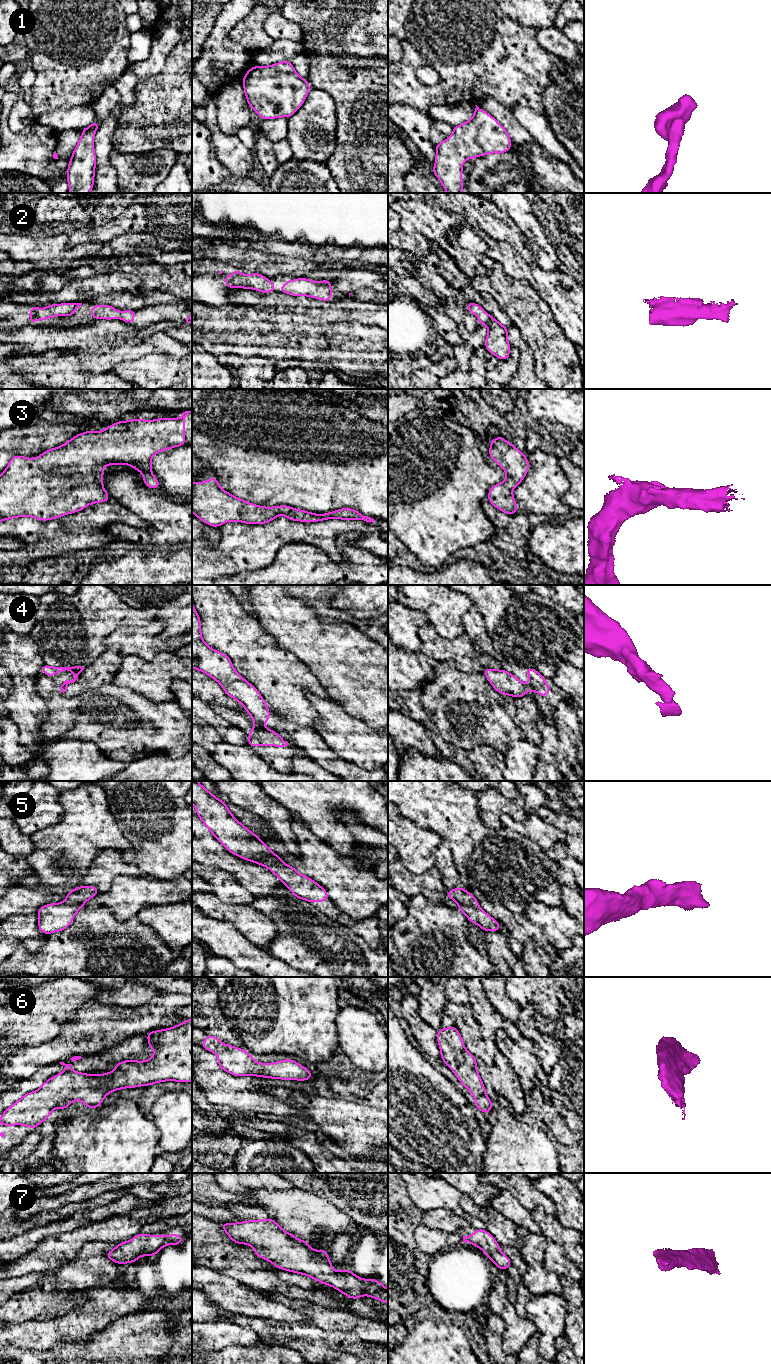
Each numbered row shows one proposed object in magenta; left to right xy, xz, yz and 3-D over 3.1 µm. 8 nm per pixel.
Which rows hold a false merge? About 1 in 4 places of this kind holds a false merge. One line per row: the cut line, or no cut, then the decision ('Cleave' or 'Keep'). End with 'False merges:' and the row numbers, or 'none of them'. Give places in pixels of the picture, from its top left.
1: No split. Keep
2: No split. Keep
3: No split. Keep
4: Split along xy (67, 684), (59, 688). Cleave
5: No split. Keep
6: No split. Keep
7: No split. Keep
False merges: 4

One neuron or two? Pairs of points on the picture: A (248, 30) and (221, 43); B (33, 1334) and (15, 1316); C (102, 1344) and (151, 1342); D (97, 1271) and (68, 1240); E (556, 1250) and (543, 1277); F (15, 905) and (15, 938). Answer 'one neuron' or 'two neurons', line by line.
A: two neurons
B: two neurons
C: one neuron
D: two neurons
E: two neurons
F: two neurons

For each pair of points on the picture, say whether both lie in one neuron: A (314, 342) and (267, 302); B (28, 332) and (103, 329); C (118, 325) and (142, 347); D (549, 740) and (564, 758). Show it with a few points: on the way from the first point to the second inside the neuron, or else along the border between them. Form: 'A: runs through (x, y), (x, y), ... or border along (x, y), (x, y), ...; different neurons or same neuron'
A: border along (303, 313), (282, 312), (279, 314); different neurons
B: runs through (47, 336), (84, 336); same neuron
C: runs through (103, 336), (103, 344), (109, 350), (126, 350); same neuron
D: border along (556, 731), (558, 739), (556, 766), (559, 770); different neurons

